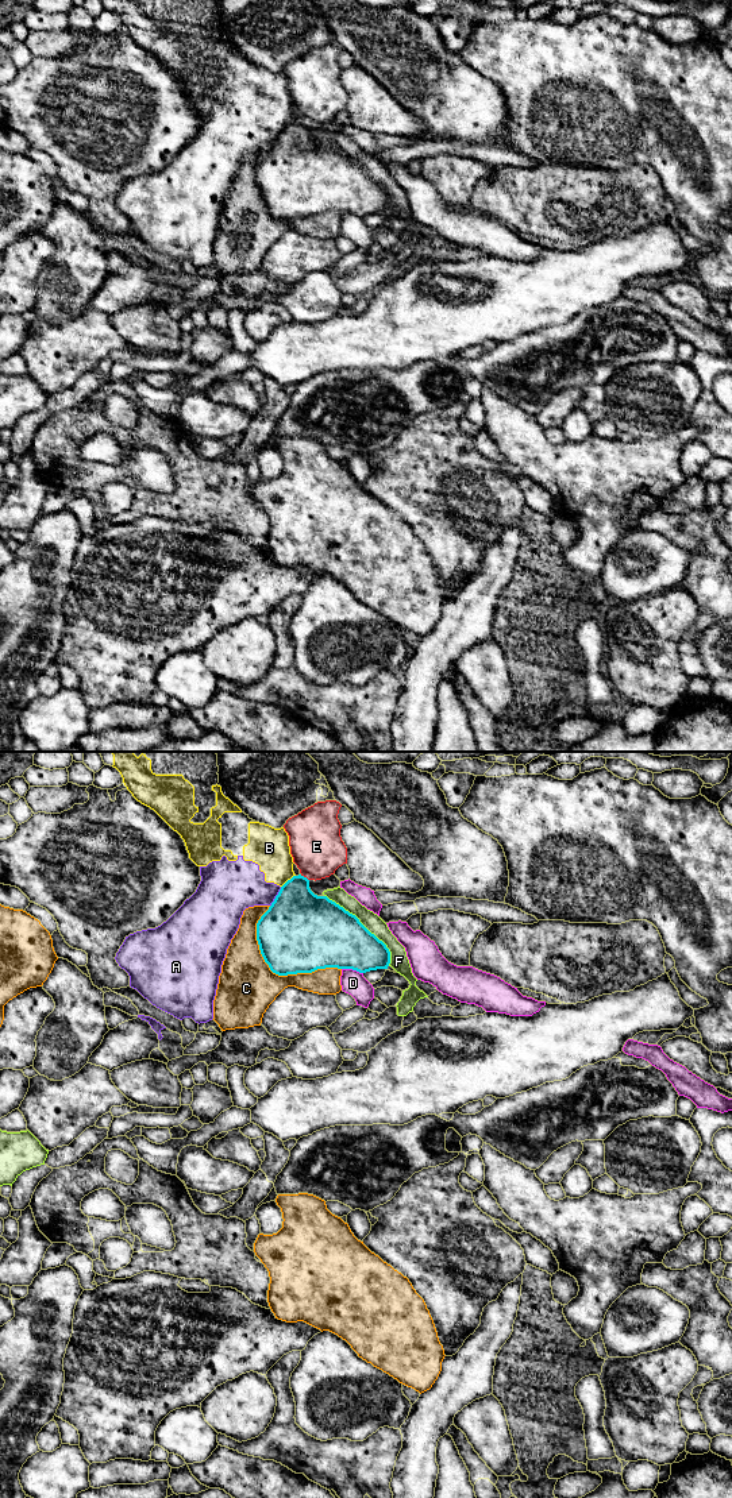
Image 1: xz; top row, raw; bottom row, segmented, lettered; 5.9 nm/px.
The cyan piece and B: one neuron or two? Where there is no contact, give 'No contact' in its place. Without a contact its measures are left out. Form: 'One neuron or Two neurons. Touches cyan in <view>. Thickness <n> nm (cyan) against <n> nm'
Two neurons. Touches cyan in xz. Thickness 380 nm (cyan) against 240 nm

